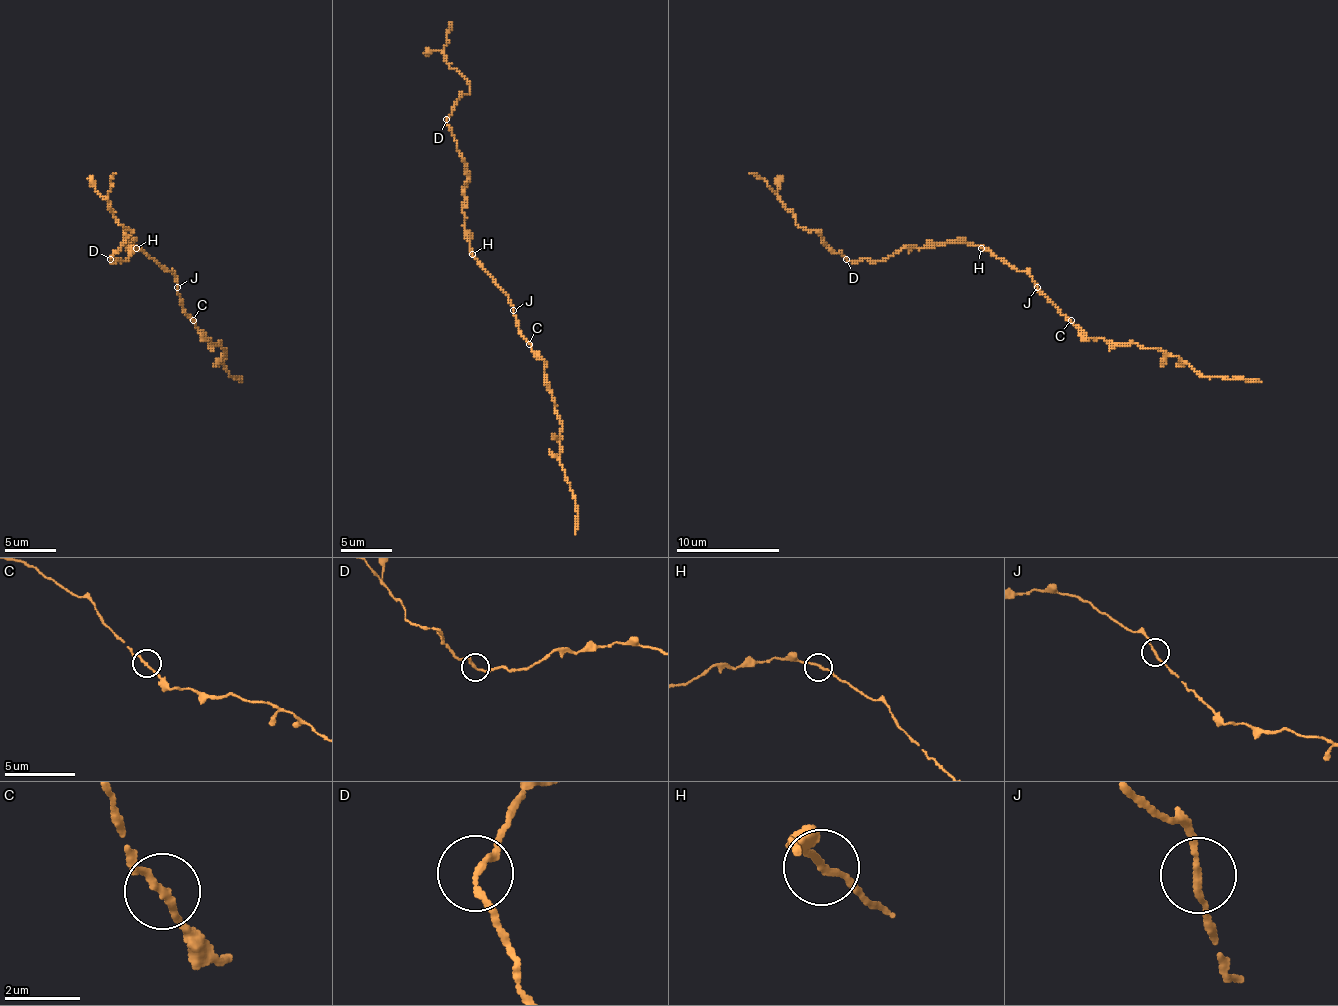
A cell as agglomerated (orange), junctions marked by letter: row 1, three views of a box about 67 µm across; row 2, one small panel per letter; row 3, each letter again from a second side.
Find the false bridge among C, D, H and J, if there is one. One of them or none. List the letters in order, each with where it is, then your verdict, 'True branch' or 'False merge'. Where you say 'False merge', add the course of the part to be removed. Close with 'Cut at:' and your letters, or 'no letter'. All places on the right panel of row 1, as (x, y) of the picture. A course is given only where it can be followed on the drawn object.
C: Place: (1071, 320). True branch
D: Place: (846, 259). True branch
H: Place: (981, 248). True branch
J: Place: (1037, 287). True branch
Cut at: no letter

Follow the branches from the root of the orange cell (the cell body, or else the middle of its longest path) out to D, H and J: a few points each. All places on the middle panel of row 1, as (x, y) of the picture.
D: (488, 272), (472, 254), (470, 233), (464, 228), (462, 202), (467, 166), (446, 120)
H: (488, 272), (472, 254)
J: (488, 272), (508, 297), (513, 310)

